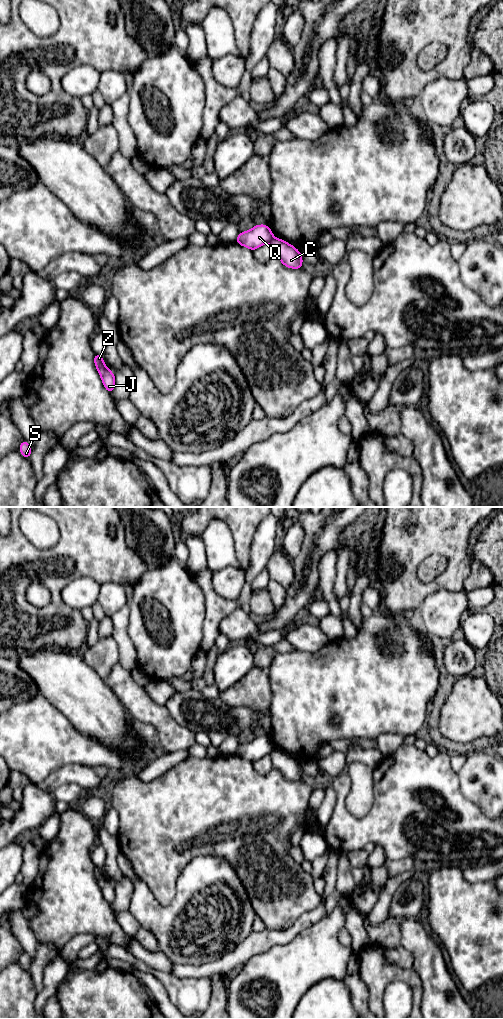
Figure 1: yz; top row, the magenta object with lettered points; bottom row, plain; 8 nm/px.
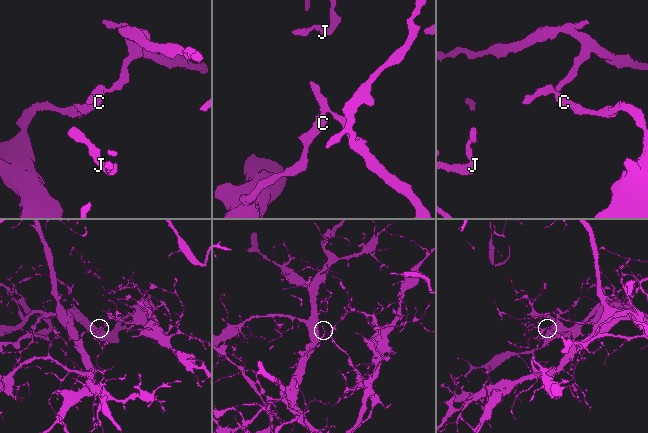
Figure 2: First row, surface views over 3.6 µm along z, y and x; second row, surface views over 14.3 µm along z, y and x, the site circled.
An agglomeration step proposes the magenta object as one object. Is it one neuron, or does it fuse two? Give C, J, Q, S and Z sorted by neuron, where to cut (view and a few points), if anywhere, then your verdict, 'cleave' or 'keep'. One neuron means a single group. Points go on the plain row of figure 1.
C J S Z / Q | yz (272, 748), (269, 753) | cleave

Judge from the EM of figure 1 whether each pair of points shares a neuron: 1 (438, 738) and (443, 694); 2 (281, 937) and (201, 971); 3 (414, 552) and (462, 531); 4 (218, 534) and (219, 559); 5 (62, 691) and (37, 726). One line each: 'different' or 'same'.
1: same
2: same
3: same
4: same
5: different

